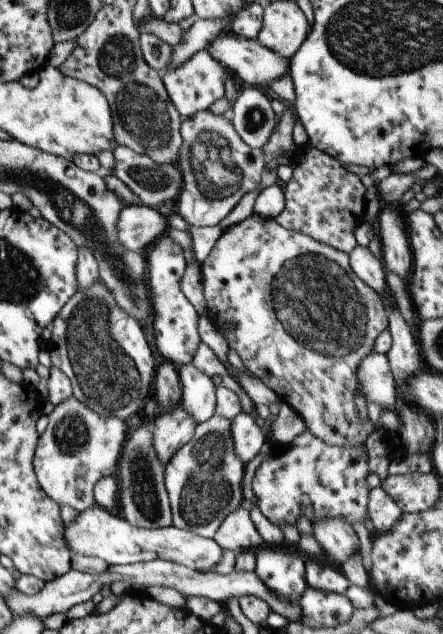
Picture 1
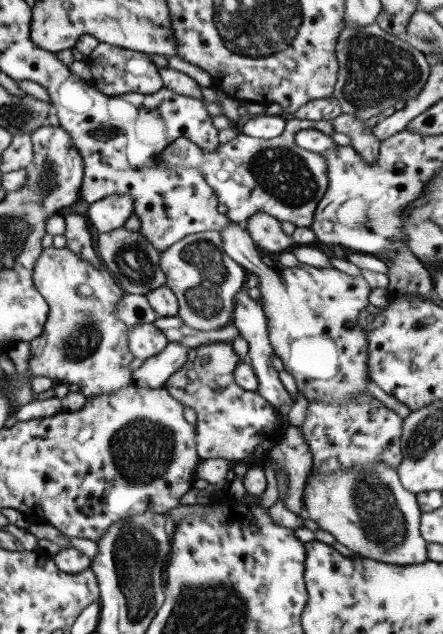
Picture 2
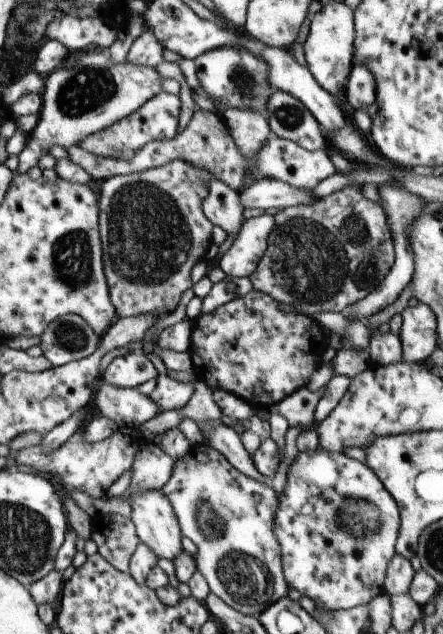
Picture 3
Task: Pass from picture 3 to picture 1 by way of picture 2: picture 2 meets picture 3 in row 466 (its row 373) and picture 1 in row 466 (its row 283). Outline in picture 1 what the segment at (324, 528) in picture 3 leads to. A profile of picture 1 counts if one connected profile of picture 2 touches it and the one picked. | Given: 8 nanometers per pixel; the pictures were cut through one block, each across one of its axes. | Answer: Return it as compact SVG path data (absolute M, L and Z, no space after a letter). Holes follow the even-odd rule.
M303 432L293 442L282 445L279 450L262 460L253 474L251 492L259 512L277 527L285 522L294 524L295 519L301 514L304 514L311 524L322 517L335 516L343 518L349 524L356 521L363 523L369 493L369 487L365 482L368 474L362 446L350 448L328 446L309 435L309 432Z

